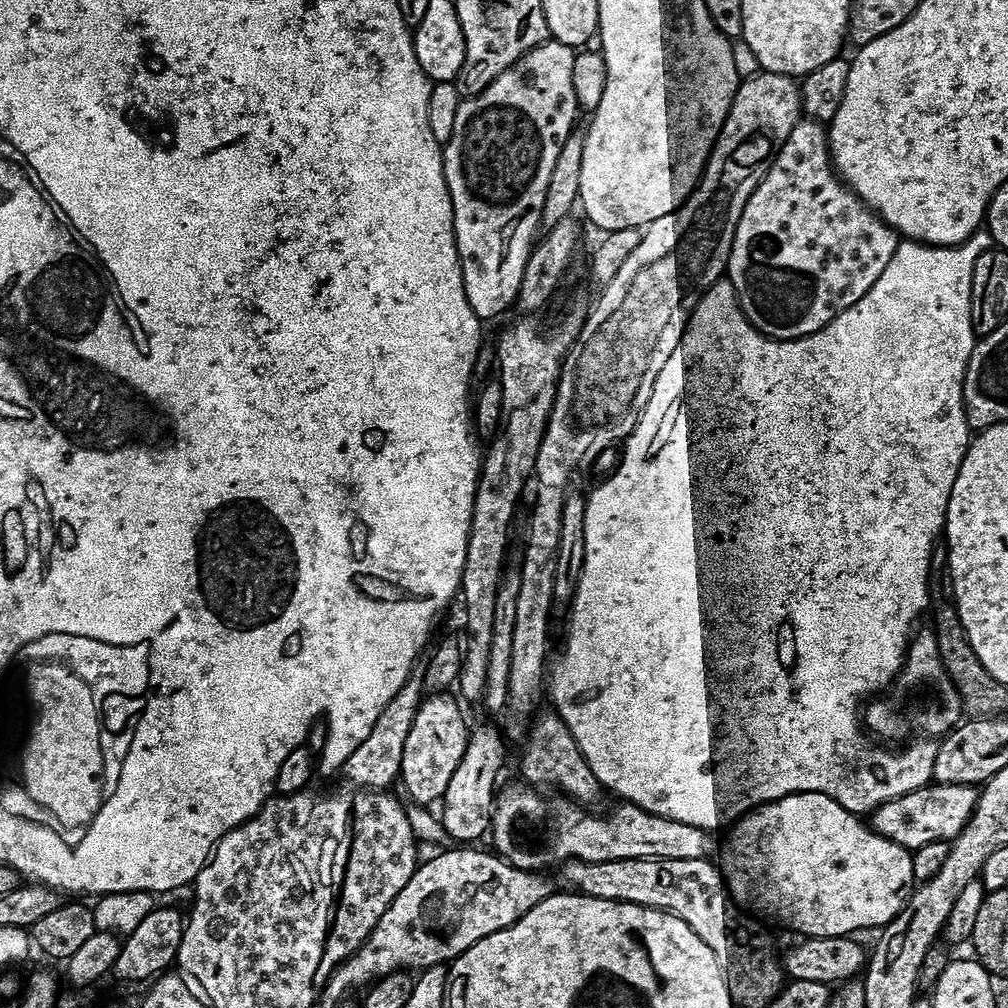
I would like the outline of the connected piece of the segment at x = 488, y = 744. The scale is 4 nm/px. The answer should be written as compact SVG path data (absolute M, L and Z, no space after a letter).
M495 723L480 724L477 728L473 727L469 731L466 754L462 754L462 762L458 762L458 767L454 769L454 775L446 785L444 798L438 804L440 824L452 842L476 842L479 836L487 837L489 835L492 827L492 809L496 807L498 795L496 779L500 776L500 766L504 762L504 744L506 745L505 737Z

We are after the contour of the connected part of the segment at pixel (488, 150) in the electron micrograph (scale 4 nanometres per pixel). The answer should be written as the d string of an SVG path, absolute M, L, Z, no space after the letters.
M547 39L537 48L531 48L518 62L514 62L502 74L498 74L476 96L461 99L458 106L458 114L454 114L454 134L442 145L444 154L444 173L446 174L446 186L450 190L450 202L454 210L454 234L456 235L456 249L460 255L460 269L464 279L466 290L466 302L470 302L470 310L482 322L488 322L495 316L503 314L507 308L511 309L516 302L518 286L522 284L522 270L526 270L526 262L532 253L532 246L538 236L540 228L540 215L542 214L542 202L546 202L546 185L550 183L550 173L554 170L554 161L558 158L558 150L562 150L562 142L574 130L572 124L576 120L578 105L574 98L574 58L576 52L570 46L554 39Z

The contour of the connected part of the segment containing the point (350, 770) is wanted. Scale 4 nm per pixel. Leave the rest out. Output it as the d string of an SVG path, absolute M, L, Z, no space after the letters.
M413 671L402 690L398 690L398 694L390 698L382 714L378 714L378 722L374 722L374 730L370 730L366 742L362 742L362 746L358 746L358 750L354 750L350 758L346 758L342 775L348 779L345 781L349 785L369 790L388 790L393 787L392 783L397 783L402 762L402 746L406 746L406 734L410 734L410 726L414 722L414 714L420 705L423 692L423 671Z

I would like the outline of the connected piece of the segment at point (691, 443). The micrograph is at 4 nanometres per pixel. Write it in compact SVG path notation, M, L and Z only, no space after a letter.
M978 230L978 231L977 231L977 232L976 232L976 233L974 233L974 234L973 234L973 235L972 235L972 236L971 236L971 237L970 237L970 238L966 238L966 239L965 239L965 240L964 240L964 241L962 241L962 242L961 242L961 243L960 243L960 244L941 244L941 245L938 245L938 244L921 244L921 243L920 243L920 241L919 241L919 240L910 240L910 239L907 239L907 238L904 238L904 239L901 239L901 240L900 240L900 241L899 241L899 243L897 243L897 245L896 245L896 249L895 249L895 250L894 250L894 258L890 258L890 262L886 262L886 270L882 270L882 274L878 274L878 282L874 282L874 286L870 286L870 290L866 290L866 294L865 294L865 295L864 295L864 296L863 296L863 297L862 297L862 298L858 298L858 302L857 302L857 303L856 303L856 304L855 304L855 305L854 305L854 306L850 306L850 307L849 307L849 308L847 308L847 309L846 309L846 310L842 310L842 311L841 311L841 312L839 312L839 313L838 313L838 314L837 314L837 316L835 316L835 318L834 318L834 319L833 319L833 320L831 320L831 322L830 322L830 323L829 323L829 324L828 324L828 325L826 325L826 327L824 327L824 328L823 328L823 329L822 329L822 330L818 330L818 331L817 331L817 332L815 332L815 333L814 333L814 334L806 334L806 335L805 335L805 336L803 336L803 337L802 337L802 338L794 338L794 339L793 339L793 340L775 340L775 339L774 339L774 338L773 338L773 336L763 336L763 334L761 334L761 332L759 332L759 330L758 330L758 329L757 329L757 328L756 328L756 327L754 327L754 326L753 326L753 324L752 324L752 323L750 323L750 322L749 322L749 321L748 321L748 320L747 320L747 318L746 318L746 317L744 317L744 313L743 313L743 312L741 312L741 311L740 311L740 305L739 305L739 304L737 304L737 303L736 303L736 291L735 291L735 290L734 290L734 286L733 286L733 285L732 285L732 282L731 282L731 280L729 280L729 279L727 279L727 278L721 278L721 279L719 279L719 280L717 280L717 281L716 281L716 283L715 283L715 284L712 284L712 285L710 285L710 286L709 286L709 287L708 287L708 291L707 291L707 292L705 292L705 293L704 293L704 295L703 295L703 296L701 296L701 297L700 297L700 303L699 303L699 304L697 304L697 305L696 305L696 307L695 307L695 309L694 309L694 314L693 314L693 315L691 315L691 316L689 316L689 317L688 317L688 325L687 325L687 326L686 326L686 327L684 327L684 333L683 333L683 334L682 334L682 338L681 338L681 339L680 339L680 347L679 347L679 348L676 348L676 349L675 349L675 350L674 350L674 354L670 354L670 358L669 358L669 359L668 359L668 361L667 361L667 362L666 362L666 366L662 366L662 370L658 370L658 378L657 378L657 379L656 379L656 381L655 381L655 382L654 382L654 390L650 390L650 402L646 402L646 406L645 406L645 407L644 407L644 409L643 409L643 410L642 410L642 414L641 414L641 415L640 415L640 417L639 417L639 418L638 418L638 422L637 422L637 423L636 423L636 425L635 425L635 426L634 426L634 430L633 430L633 431L632 431L632 433L631 433L631 434L629 434L629 435L628 435L628 439L627 439L627 440L625 440L625 441L623 441L623 444L622 444L622 449L623 449L623 448L624 448L624 453L622 453L622 454L621 454L621 456L620 456L620 465L618 465L618 466L617 466L617 468L616 468L616 473L614 473L614 474L613 474L613 476L608 476L608 477L606 477L606 478L605 478L605 480L604 480L604 481L602 481L602 482L601 482L601 484L600 484L600 485L598 485L598 486L597 486L597 488L596 488L596 489L594 489L594 490L593 490L593 492L592 492L592 493L591 493L591 492L590 492L590 491L589 491L589 492L588 492L588 493L587 493L587 496L586 496L586 510L585 510L585 511L584 511L584 513L585 513L585 514L586 514L586 558L585 558L585 559L584 559L584 561L583 561L583 562L582 562L582 574L581 574L581 575L580 575L580 577L579 577L579 578L578 578L578 586L577 586L577 587L576 587L576 593L575 593L575 594L574 594L574 598L573 598L573 599L572 599L572 603L571 603L571 604L569 604L569 605L567 605L567 608L566 608L566 612L568 612L568 629L566 629L566 630L565 630L565 632L564 632L564 653L562 653L562 654L561 654L561 656L560 656L560 657L558 657L558 658L557 658L557 660L556 660L556 661L554 661L554 660L555 660L555 659L553 659L553 660L552 660L552 661L551 661L551 664L550 664L550 671L549 671L549 672L548 672L548 673L547 673L547 676L546 676L546 696L549 696L549 698L550 698L550 699L552 699L552 704L553 704L553 705L552 705L552 704L551 704L551 707L552 707L552 708L553 708L553 709L554 709L554 711L555 711L555 713L556 713L556 715L557 715L557 716L559 716L559 718L560 718L560 721L562 721L562 723L564 723L564 725L565 725L565 726L567 726L567 728L568 728L568 729L569 729L569 730L570 730L570 734L572 734L572 735L573 735L573 736L574 736L574 742L578 742L578 750L582 750L582 754L583 754L583 755L584 755L584 757L585 757L585 758L586 758L586 762L587 762L587 763L588 763L588 765L589 765L589 766L590 766L590 770L594 770L594 778L598 778L598 782L599 782L599 783L600 783L600 786L601 786L601 789L604 789L604 790L607 790L607 791L608 791L608 788L609 788L609 790L610 790L610 791L612 791L612 792L613 792L613 794L614 794L614 795L616 795L616 796L620 796L620 797L616 797L616 798L619 798L619 799L620 799L620 800L621 800L621 801L624 801L624 802L627 802L627 803L629 803L629 804L637 804L637 806L638 806L638 807L640 807L640 808L641 808L641 809L642 809L642 810L646 810L646 811L647 811L647 812L649 812L649 813L650 813L650 814L658 814L658 815L659 815L659 816L665 816L665 817L666 817L666 818L670 818L670 819L671 819L671 820L677 820L677 821L678 821L678 822L686 822L686 823L687 823L687 824L693 824L693 825L694 825L694 826L698 826L698 827L699 827L699 828L702 828L702 829L705 829L705 830L713 830L713 829L712 829L712 828L720 828L720 827L722 827L722 828L721 828L721 829L723 829L723 828L724 828L724 827L725 827L725 826L728 826L728 825L731 825L731 824L732 824L732 823L733 823L733 822L735 822L735 821L737 821L737 820L739 820L739 819L740 819L740 817L741 817L741 815L742 815L742 814L743 814L743 813L745 813L745 812L747 812L747 811L749 811L749 810L751 810L751 809L754 809L754 808L757 808L757 806L758 806L758 805L760 805L760 804L769 804L769 803L770 803L770 801L772 801L772 800L777 800L777 799L778 799L778 798L786 798L786 797L787 797L787 796L789 796L789 795L790 795L790 794L798 794L798 793L799 793L799 792L821 792L821 793L822 793L822 794L826 794L826 795L827 795L827 796L829 796L829 797L830 797L830 798L834 798L834 802L838 802L838 803L839 803L839 804L840 804L840 805L842 805L842 807L843 807L843 808L845 808L845 809L846 809L846 810L850 810L850 811L851 811L851 812L854 812L854 813L857 813L857 814L870 814L870 813L872 813L872 811L873 811L873 810L874 810L874 809L876 809L876 808L877 808L877 807L878 807L878 806L879 806L879 804L881 804L881 803L882 803L882 802L890 802L890 798L902 798L902 794L910 794L910 790L918 790L918 789L919 789L919 788L924 788L924 787L926 787L926 786L927 786L927 785L928 785L928 784L929 784L929 783L930 783L930 781L931 781L931 780L932 780L932 779L933 779L933 777L932 777L932 771L933 771L933 770L934 770L934 758L935 758L935 754L936 754L936 750L937 750L937 745L938 745L938 744L937 744L937 741L936 741L936 740L935 740L935 739L932 739L932 738L930 738L930 739L927 739L927 740L926 740L926 741L925 741L925 742L920 742L920 743L924 743L924 744L912 744L912 743L909 743L909 744L908 744L908 745L907 745L907 746L900 746L900 747L897 747L897 748L900 748L900 749L898 749L898 750L897 750L897 752L887 752L887 750L886 750L886 749L884 749L884 748L875 748L875 746L874 746L874 745L872 745L872 744L871 744L871 742L870 742L870 741L868 741L868 740L867 740L867 738L868 738L868 739L869 739L869 737L868 737L868 736L867 736L867 735L865 735L865 733L864 733L864 732L863 732L863 731L862 731L862 728L861 728L861 732L862 732L862 733L860 733L860 728L859 728L859 726L858 726L858 725L856 725L856 703L858 703L858 702L859 702L859 700L860 700L860 699L862 699L862 698L863 698L863 696L864 696L864 695L866 695L866 694L867 694L867 692L876 692L876 691L878 691L878 690L879 690L879 688L884 688L884 689L887 689L887 688L888 688L888 687L889 687L889 685L891 685L891 683L892 683L892 681L893 681L893 680L895 680L895 679L896 679L896 675L897 675L897 674L899 674L899 672L900 672L900 668L901 668L901 667L902 667L902 665L904 665L904 654L905 654L905 652L907 652L907 650L908 650L908 645L909 645L909 643L910 643L910 637L911 637L911 636L912 636L912 635L913 635L913 632L914 632L914 627L913 627L913 628L912 628L912 623L914 623L914 622L915 622L915 620L916 620L916 616L920 616L920 615L922 615L922 614L923 614L923 612L924 612L924 615L925 615L925 612L926 612L926 609L927 609L927 608L928 608L928 607L929 607L929 603L928 603L928 567L929 567L929 566L930 566L930 562L931 562L931 561L932 561L932 548L933 548L933 547L934 547L934 546L935 546L935 545L936 545L936 544L937 544L937 542L938 542L938 537L939 537L939 536L940 536L940 535L941 535L941 533L943 533L943 531L944 531L944 519L945 519L945 518L946 518L946 510L947 510L947 509L948 509L948 503L949 503L949 502L950 502L950 490L954 490L954 478L958 478L958 470L959 470L959 469L960 469L960 467L961 467L961 466L962 466L962 458L963 458L963 457L964 457L964 455L965 455L965 454L966 454L966 450L967 450L967 449L968 449L968 441L969 441L969 439L970 439L970 429L969 429L969 426L968 426L968 419L967 419L967 418L966 418L966 410L965 410L965 409L964 409L964 375L965 375L965 374L966 374L966 366L967 366L967 365L968 365L968 363L969 363L969 362L970 362L970 354L971 354L971 353L972 353L972 351L973 351L973 350L974 350L974 346L975 346L975 345L976 345L976 342L977 342L977 339L978 339L978 337L977 337L977 334L976 334L976 332L975 332L975 331L974 331L974 330L973 330L973 328L972 328L972 279L973 279L973 278L974 278L974 262L978 262L978 258L979 258L979 257L980 257L980 255L981 255L981 254L982 254L982 253L983 253L983 252L984 252L984 251L985 251L985 250L986 250L986 249L988 249L988 248L990 248L990 247L993 247L993 243L992 243L992 236L991 236L991 234L990 234L990 233L988 233L988 232L987 232L987 231L986 231L986 230Z

